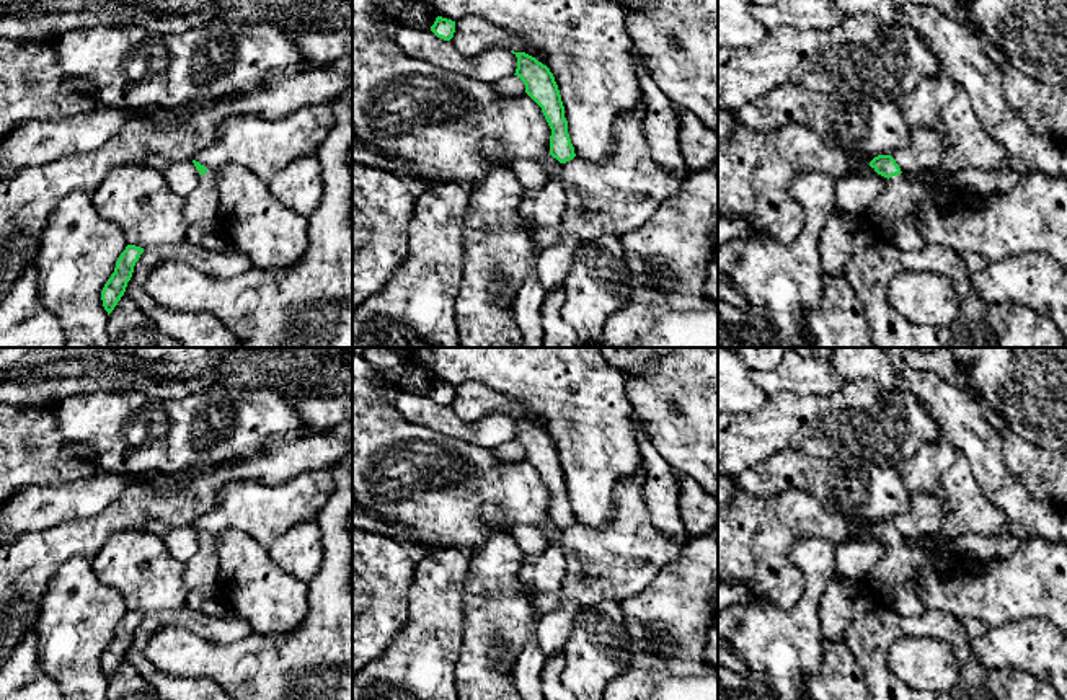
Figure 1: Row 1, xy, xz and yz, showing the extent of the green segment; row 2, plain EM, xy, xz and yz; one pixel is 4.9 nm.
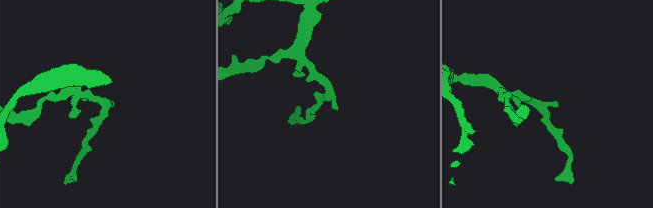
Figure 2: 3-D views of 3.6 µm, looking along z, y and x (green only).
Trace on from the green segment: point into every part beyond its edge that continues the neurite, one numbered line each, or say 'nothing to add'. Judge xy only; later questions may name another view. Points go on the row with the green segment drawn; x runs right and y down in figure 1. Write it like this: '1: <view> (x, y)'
nothing to add

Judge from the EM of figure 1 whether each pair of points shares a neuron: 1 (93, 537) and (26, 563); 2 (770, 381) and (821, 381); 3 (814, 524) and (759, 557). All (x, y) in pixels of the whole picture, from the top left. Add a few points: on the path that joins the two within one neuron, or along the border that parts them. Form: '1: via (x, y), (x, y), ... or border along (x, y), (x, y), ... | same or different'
1: via (77, 539), (69, 539), (43, 552) | same
2: via (783, 381), (808, 381) | same
3: via (801, 524), (792, 524), (772, 544) | same

